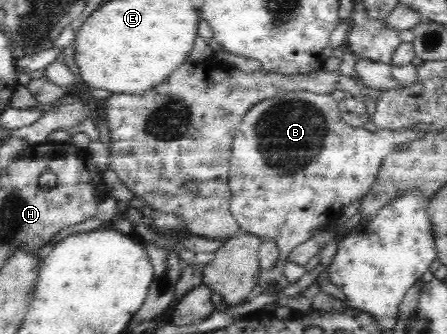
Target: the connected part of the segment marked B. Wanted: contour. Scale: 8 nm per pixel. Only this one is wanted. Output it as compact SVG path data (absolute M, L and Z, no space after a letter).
M294 91L292 93L284 93L276 95L272 99L264 99L262 103L256 103L244 114L244 119L240 125L236 127L236 135L233 136L232 141L232 156L229 160L229 177L228 184L230 184L230 192L232 197L230 199L230 211L234 219L238 222L238 233L251 233L257 235L263 241L273 241L279 247L279 265L270 269L269 271L260 271L256 285L262 288L262 293L278 293L281 292L289 283L283 277L282 265L288 262L288 255L292 253L294 247L298 247L300 243L308 241L310 237L314 237L320 231L320 227L330 227L337 223L341 217L341 212L344 207L353 201L360 200L368 191L370 191L376 177L379 173L379 168L382 166L384 159L391 155L392 150L396 150L402 144L420 137L421 133L417 127L410 127L410 129L400 129L400 131L390 131L380 129L378 132L370 132L362 127L354 127L348 125L342 118L339 112L339 103L336 102L330 94L314 94L310 91Z

